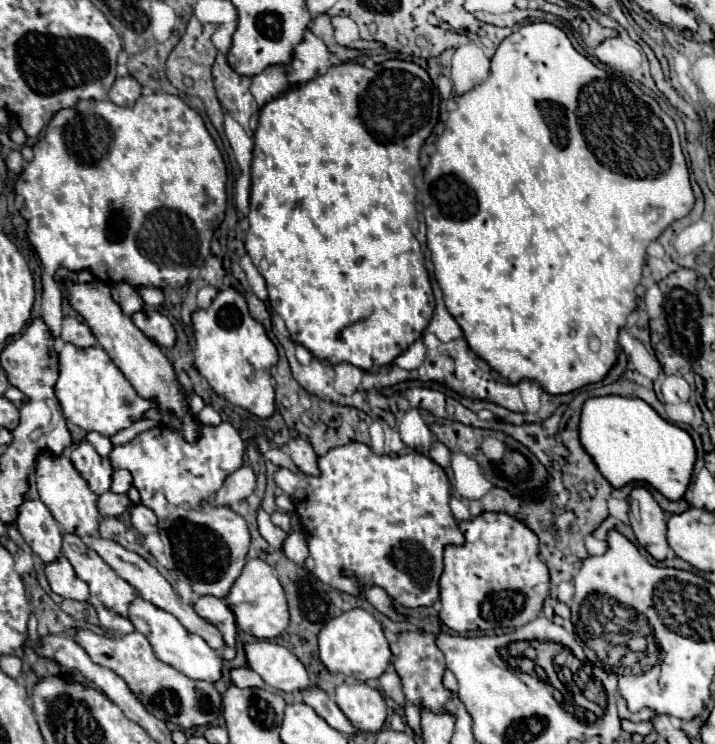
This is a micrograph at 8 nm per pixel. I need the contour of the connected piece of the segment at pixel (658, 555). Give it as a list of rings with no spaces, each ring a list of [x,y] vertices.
[[[638,485],[632,489],[630,497],[630,525],[638,543],[658,561],[666,559],[668,541],[666,541],[666,513],[660,509],[652,493]]]

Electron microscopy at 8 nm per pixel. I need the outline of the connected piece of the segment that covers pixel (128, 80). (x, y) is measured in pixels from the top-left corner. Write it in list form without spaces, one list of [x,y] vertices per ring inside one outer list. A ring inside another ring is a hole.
[[[118,77],[114,85],[110,87],[110,101],[116,105],[134,105],[134,101],[140,97],[142,85],[132,77]]]

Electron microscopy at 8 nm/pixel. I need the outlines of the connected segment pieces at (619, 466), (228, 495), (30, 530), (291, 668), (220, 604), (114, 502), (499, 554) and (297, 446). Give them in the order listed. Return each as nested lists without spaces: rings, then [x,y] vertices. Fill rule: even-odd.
[[[606,395],[588,399],[582,407],[580,441],[584,449],[592,453],[600,473],[614,487],[642,481],[676,501],[684,495],[690,483],[696,461],[692,437],[684,429],[662,419],[646,401],[638,397]]]
[[[242,465],[226,479],[226,483],[212,501],[216,501],[216,505],[234,505],[240,499],[246,499],[254,491],[254,487],[256,487],[256,475],[252,467]]]
[[[24,501],[18,507],[16,527],[24,541],[44,563],[50,563],[62,555],[60,525],[42,501]]]
[[[262,639],[244,643],[244,653],[250,669],[256,671],[272,689],[280,689],[286,693],[302,693],[316,687],[298,657],[276,641]]]
[[[200,595],[194,599],[194,609],[200,613],[200,617],[206,617],[212,621],[224,635],[224,641],[228,647],[234,647],[236,643],[236,619],[230,607],[224,603],[224,599],[214,595]]]
[[[106,491],[98,497],[98,511],[104,517],[118,517],[126,509],[130,509],[130,501],[126,495]]]
[[[484,511],[480,513],[478,517],[472,517],[468,521],[462,521],[460,527],[464,527],[464,545],[446,545],[444,547],[444,571],[442,571],[442,577],[440,577],[440,619],[444,625],[448,625],[452,631],[456,633],[466,633],[466,631],[476,631],[476,629],[496,629],[496,627],[520,627],[520,625],[526,625],[528,621],[536,619],[538,613],[542,611],[542,603],[544,599],[548,597],[548,567],[546,563],[540,559],[540,555],[536,553],[536,533],[522,521],[518,521],[516,517],[500,511],[500,513],[492,513],[492,511]]]
[[[294,437],[294,439],[290,439],[286,449],[292,455],[292,461],[296,463],[296,467],[304,475],[312,475],[312,477],[320,475],[318,455],[314,453],[314,447],[312,447],[312,443],[306,437]]]

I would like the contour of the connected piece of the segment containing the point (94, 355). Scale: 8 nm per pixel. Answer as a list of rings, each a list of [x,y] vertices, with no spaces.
[[[64,343],[58,355],[58,371],[60,377],[54,389],[62,405],[62,413],[82,431],[98,431],[100,435],[112,437],[120,429],[126,429],[134,421],[142,419],[142,415],[156,405],[154,399],[144,399],[136,393],[132,383],[100,345],[82,349],[72,343]]]

